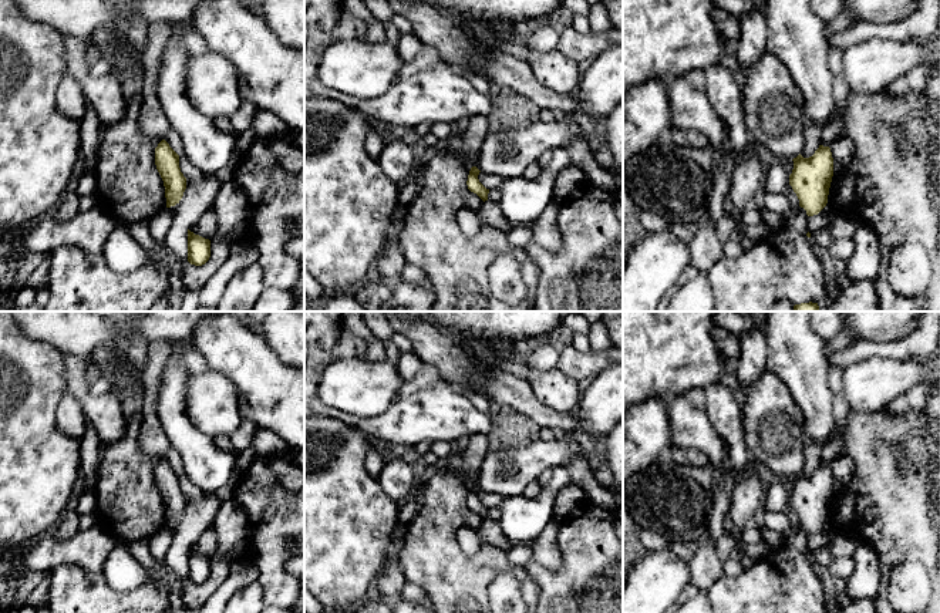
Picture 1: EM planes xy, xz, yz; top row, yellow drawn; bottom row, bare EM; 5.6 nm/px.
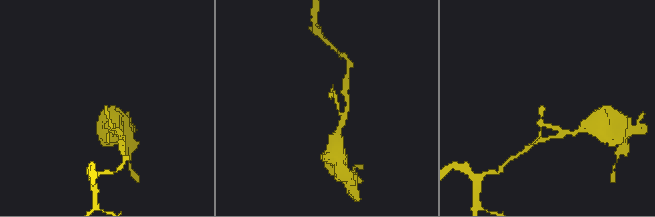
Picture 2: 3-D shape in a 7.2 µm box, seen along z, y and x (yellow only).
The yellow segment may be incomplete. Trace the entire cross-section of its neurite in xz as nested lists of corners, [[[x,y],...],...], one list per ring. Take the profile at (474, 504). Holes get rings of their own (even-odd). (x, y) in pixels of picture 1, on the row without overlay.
[[[472,485],[468,494],[468,508],[474,512],[476,512],[484,521],[488,519],[489,508],[486,508],[478,498],[479,488],[476,485]]]

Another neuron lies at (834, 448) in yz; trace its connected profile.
[[[829,366],[828,383],[833,395],[833,417],[836,422],[836,437],[829,441],[821,454],[821,464],[830,465],[845,451],[849,411],[842,391],[842,367]]]

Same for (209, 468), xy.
[[[192,339],[165,343],[169,354],[159,380],[158,418],[171,447],[181,457],[182,474],[212,496],[236,476],[236,452],[219,449],[213,438],[201,432],[186,414],[185,394],[191,373],[183,356],[193,346]]]

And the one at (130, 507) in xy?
[[[111,350],[98,351],[97,361],[100,374],[112,383],[112,391],[118,394],[127,417],[125,434],[118,441],[104,445],[101,451],[98,481],[94,489],[98,526],[122,543],[148,539],[166,528],[166,516],[164,499],[155,484],[155,467],[162,458],[145,454],[138,441],[145,390],[139,375]]]

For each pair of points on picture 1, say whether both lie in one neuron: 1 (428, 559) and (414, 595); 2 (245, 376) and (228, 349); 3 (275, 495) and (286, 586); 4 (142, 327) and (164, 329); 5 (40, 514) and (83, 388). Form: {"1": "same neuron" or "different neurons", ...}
{"1": "different neurons", "2": "same neuron", "3": "same neuron", "4": "same neuron", "5": "different neurons"}

